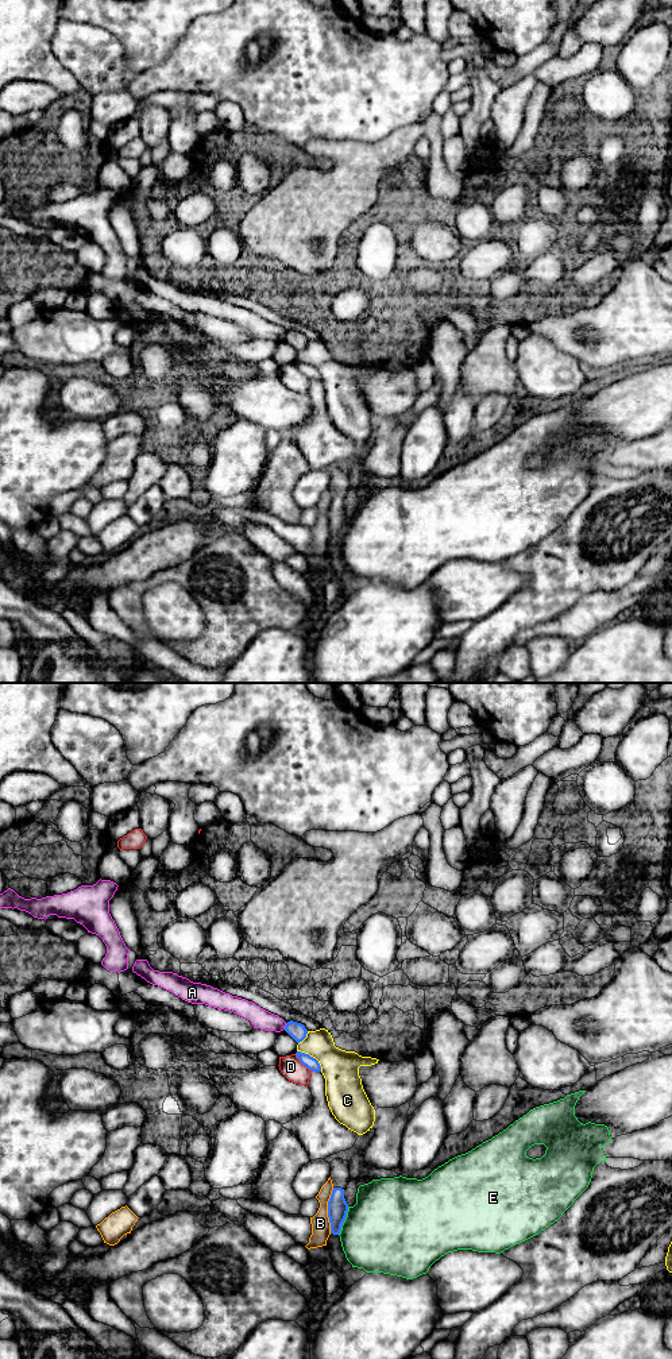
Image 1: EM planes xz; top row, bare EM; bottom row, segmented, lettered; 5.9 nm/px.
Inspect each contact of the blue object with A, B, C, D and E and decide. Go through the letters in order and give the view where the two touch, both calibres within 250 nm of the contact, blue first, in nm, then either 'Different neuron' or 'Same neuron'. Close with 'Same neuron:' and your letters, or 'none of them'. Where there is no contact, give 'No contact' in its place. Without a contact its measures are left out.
A: Touches blue in xz. Thickness 100 nm (blue) against 120 nm. Different neuron
B: Touches blue in xz. Thickness 120 nm (blue) against 110 nm. Different neuron
C: Touches blue in xz. Thickness 80 nm (blue) against 220 nm. Different neuron
D: Touches blue in xz. Thickness 80 nm (blue) against 130 nm. Different neuron
E: Touches blue in xz. Thickness 120 nm (blue) against 480 nm. Different neuron
Same neuron: none of them

